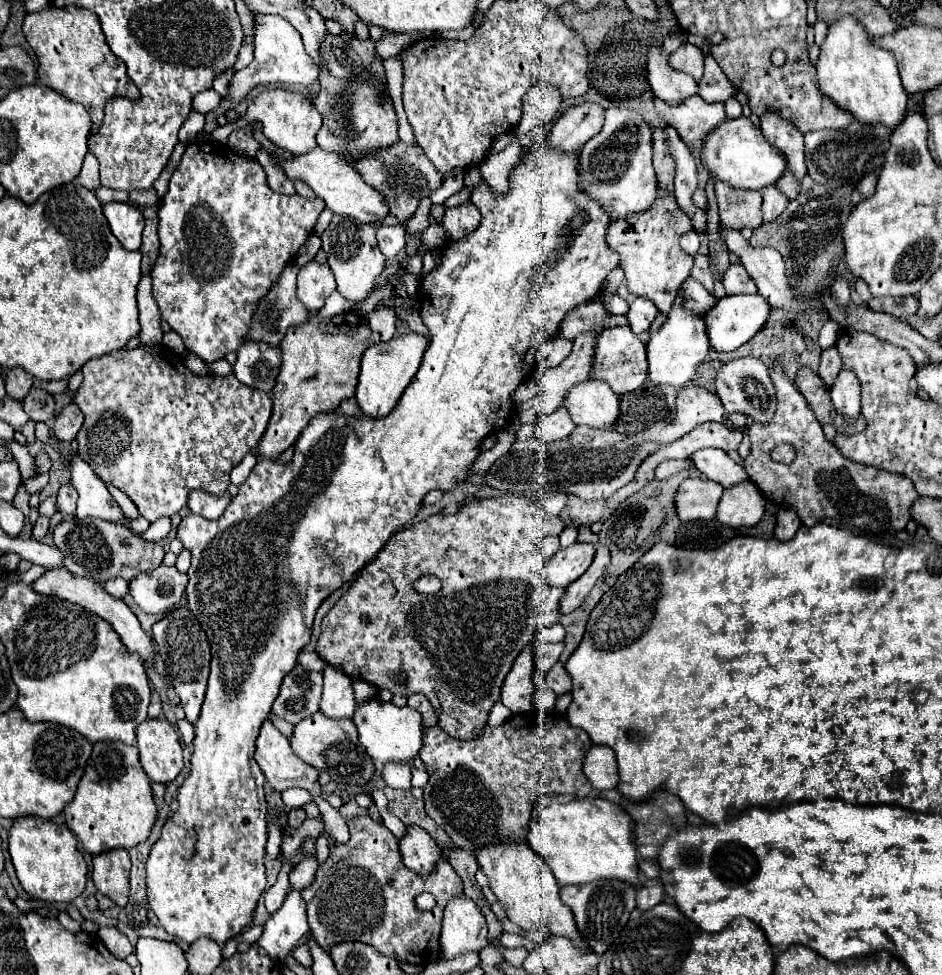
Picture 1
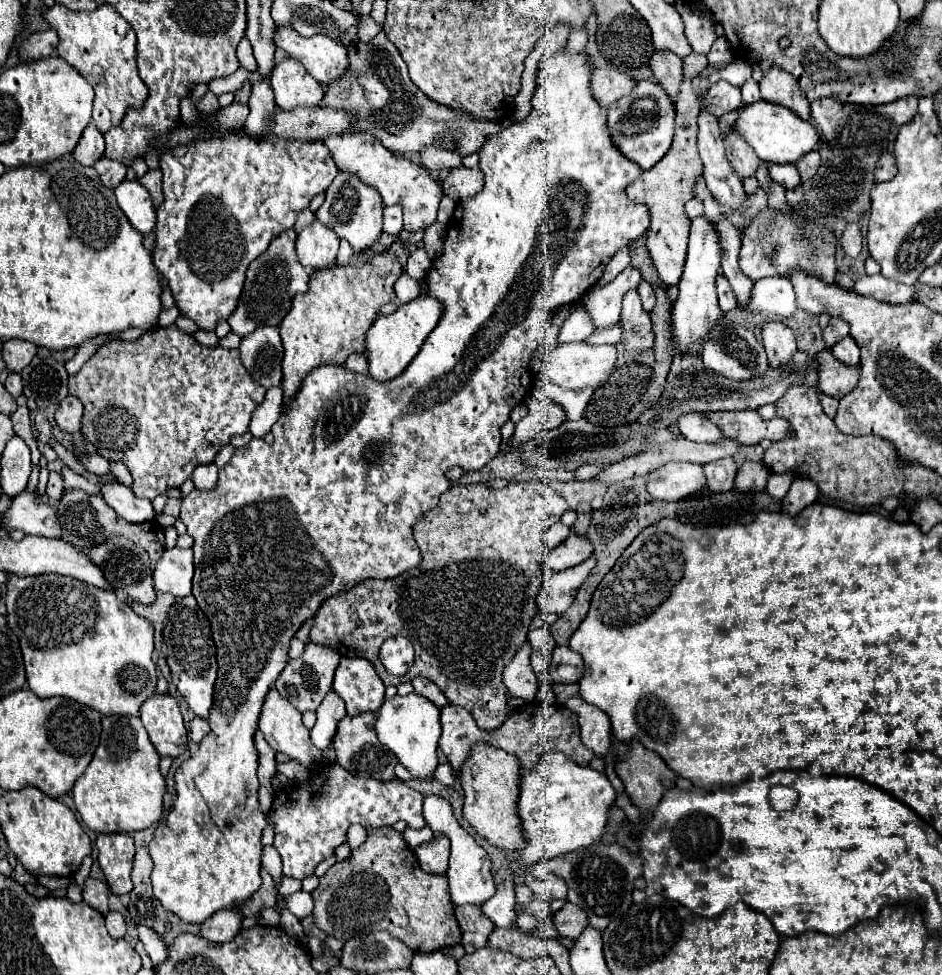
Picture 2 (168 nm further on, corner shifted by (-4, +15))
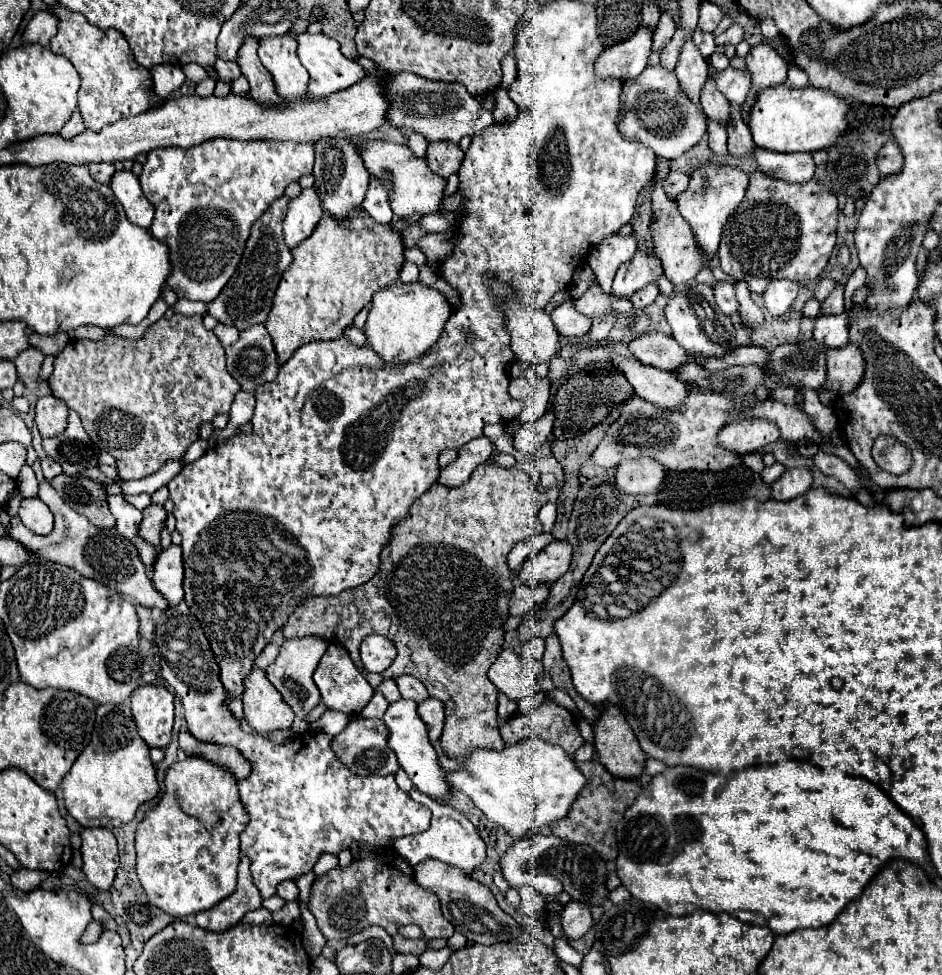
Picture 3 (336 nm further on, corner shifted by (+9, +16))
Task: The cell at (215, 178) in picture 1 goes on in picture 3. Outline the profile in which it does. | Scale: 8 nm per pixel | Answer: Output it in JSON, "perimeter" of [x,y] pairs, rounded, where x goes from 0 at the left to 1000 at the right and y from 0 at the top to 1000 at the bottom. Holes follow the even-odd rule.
{"perimeter":[[[225,142],[225,144],[219,144],[210,150],[204,150],[204,152],[163,152],[161,156],[157,156],[155,160],[155,166],[151,170],[151,178],[149,178],[149,189],[151,189],[151,195],[155,199],[155,203],[163,209],[166,213],[166,222],[163,222],[163,228],[159,232],[159,238],[178,250],[180,254],[180,265],[183,265],[183,281],[178,285],[178,293],[183,297],[187,297],[191,304],[197,304],[200,308],[212,308],[212,310],[225,310],[234,297],[240,293],[240,289],[244,287],[244,283],[248,281],[253,269],[255,269],[255,263],[259,258],[259,252],[261,252],[261,246],[265,242],[265,234],[270,230],[270,226],[274,226],[282,215],[285,215],[285,209],[289,209],[289,205],[293,205],[293,201],[299,201],[301,199],[301,193],[304,189],[308,189],[310,185],[316,185],[321,178],[329,178],[331,176],[331,168],[333,168],[333,152],[329,146],[295,146],[295,144],[246,144],[246,142]]]}

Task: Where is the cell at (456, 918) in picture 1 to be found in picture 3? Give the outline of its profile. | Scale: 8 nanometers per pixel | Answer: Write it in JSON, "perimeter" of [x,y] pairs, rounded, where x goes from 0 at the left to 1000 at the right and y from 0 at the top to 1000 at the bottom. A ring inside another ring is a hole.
{"perimeter":[[[442,808],[435,810],[435,816],[437,816],[437,821],[454,827],[459,833],[459,839],[456,839],[456,849],[450,855],[442,855],[442,857],[435,857],[429,862],[420,862],[420,874],[427,876],[427,880],[431,880],[437,888],[442,888],[454,880],[461,880],[461,882],[469,882],[473,886],[486,888],[497,896],[514,884],[514,880],[516,880],[514,862],[510,859],[507,851],[503,849],[503,845],[493,835],[482,831],[480,827],[473,827],[469,823],[463,823],[463,821],[450,816]]]}

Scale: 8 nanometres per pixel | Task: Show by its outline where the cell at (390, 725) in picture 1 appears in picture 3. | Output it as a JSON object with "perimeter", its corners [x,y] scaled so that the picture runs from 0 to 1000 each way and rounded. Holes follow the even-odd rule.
{"perimeter":[[[437,718],[416,720],[406,738],[414,749],[414,767],[420,771],[420,775],[425,779],[425,786],[433,792],[439,806],[448,814],[452,814],[452,816],[456,816],[461,821],[469,823],[471,818],[478,818],[480,816],[480,806],[473,800],[471,788],[467,786],[465,771],[461,769],[461,765],[454,759],[454,751],[450,747],[450,741],[446,738],[446,734],[442,734],[442,720],[437,720]]]}

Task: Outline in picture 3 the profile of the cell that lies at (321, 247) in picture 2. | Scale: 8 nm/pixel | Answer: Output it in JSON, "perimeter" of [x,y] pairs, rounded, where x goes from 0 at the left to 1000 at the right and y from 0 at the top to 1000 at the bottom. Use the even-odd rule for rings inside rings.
{"perimeter":[[[335,193],[318,195],[318,199],[308,205],[306,219],[301,224],[301,242],[306,254],[312,254],[321,246],[325,246],[333,238],[340,222],[342,211]]]}

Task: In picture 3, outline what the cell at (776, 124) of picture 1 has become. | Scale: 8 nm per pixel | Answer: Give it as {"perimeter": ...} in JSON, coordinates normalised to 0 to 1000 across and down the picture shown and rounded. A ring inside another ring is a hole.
{"perimeter":[[[817,45],[798,47],[792,57],[792,68],[798,74],[800,92],[809,92],[820,86],[828,86],[837,78],[837,64]]]}

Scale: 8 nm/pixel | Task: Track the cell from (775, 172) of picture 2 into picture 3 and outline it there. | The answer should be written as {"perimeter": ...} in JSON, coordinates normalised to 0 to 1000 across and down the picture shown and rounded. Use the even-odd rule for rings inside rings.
{"perimeter":[[[803,150],[800,158],[805,164],[805,172],[811,174],[811,178],[824,181],[826,185],[847,189],[860,185],[866,174],[862,156],[820,156]]]}

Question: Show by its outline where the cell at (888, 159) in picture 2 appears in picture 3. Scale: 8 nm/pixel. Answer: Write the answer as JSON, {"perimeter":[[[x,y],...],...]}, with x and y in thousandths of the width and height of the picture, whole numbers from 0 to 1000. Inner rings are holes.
{"perimeter":[[[949,144],[941,146],[941,150],[932,156],[932,172],[936,181],[947,181],[955,176],[958,170],[960,170],[960,160],[958,160],[955,150]]]}

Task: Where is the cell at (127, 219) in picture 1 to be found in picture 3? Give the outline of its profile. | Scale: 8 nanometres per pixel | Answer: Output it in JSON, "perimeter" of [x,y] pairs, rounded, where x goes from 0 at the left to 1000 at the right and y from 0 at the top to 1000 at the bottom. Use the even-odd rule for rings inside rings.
{"perimeter":[[[127,174],[121,178],[117,191],[119,191],[125,207],[132,211],[134,222],[142,230],[159,234],[161,224],[163,224],[163,211],[153,201],[149,187],[146,187],[146,181],[140,174]]]}

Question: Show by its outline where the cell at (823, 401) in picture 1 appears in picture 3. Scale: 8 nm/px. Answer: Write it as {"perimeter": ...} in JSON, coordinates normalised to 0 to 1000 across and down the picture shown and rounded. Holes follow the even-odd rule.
{"perimeter":[[[900,351],[896,357],[881,357],[877,361],[879,392],[877,400],[887,404],[900,404],[911,398],[917,388],[917,363],[911,353]]]}

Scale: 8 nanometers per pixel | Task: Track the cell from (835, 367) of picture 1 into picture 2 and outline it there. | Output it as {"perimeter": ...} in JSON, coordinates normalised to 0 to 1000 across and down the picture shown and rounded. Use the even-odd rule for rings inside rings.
{"perimeter":[[[884,325],[880,335],[874,339],[874,350],[876,350],[876,354],[884,354],[884,352],[889,352],[889,348],[893,350],[899,344],[901,344],[901,333],[897,333],[897,329],[891,329],[889,325]]]}

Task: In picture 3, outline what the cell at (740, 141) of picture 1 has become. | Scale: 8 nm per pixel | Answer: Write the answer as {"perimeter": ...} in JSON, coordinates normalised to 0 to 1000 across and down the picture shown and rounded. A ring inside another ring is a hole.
{"perimeter":[[[826,86],[807,94],[794,129],[800,139],[800,148],[807,152],[820,152],[822,156],[866,156],[887,148],[887,144],[898,137],[900,115],[902,105],[890,96],[860,86],[854,90]]]}

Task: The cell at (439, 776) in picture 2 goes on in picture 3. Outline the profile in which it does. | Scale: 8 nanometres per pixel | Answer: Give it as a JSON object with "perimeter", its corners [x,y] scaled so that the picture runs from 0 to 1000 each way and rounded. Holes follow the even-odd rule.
{"perimeter":[[[558,757],[550,763],[535,765],[533,769],[514,769],[503,767],[499,775],[484,779],[478,775],[469,775],[469,788],[476,792],[476,800],[484,810],[490,810],[501,818],[501,823],[518,837],[518,841],[533,847],[544,859],[558,859],[561,851],[571,851],[575,847],[584,847],[586,841],[599,839],[611,821],[614,812],[620,808],[622,800],[618,792],[611,788],[607,777],[590,763],[577,761],[575,757]]]}

